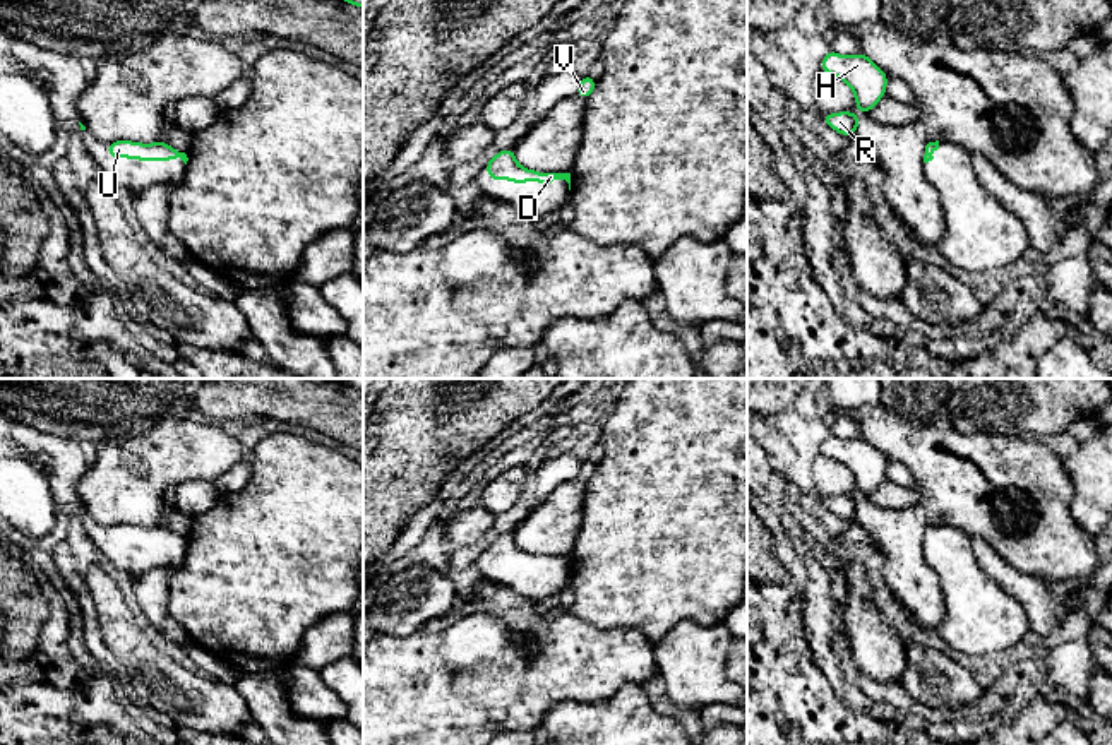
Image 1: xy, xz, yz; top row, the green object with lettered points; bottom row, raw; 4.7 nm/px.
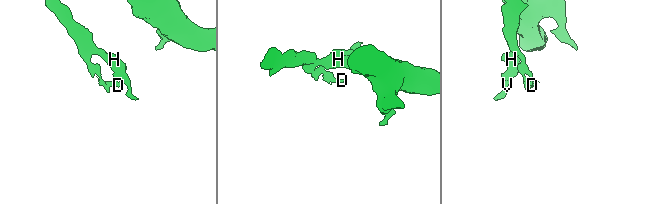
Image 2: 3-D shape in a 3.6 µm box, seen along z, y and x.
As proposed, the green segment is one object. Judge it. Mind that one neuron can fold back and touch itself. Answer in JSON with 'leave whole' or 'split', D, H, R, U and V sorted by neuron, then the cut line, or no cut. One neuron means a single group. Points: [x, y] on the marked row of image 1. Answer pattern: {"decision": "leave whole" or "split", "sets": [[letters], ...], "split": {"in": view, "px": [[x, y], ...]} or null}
{"decision": "leave whole", "sets": [["D", "H", "R", "U", "V"]], "split": null}

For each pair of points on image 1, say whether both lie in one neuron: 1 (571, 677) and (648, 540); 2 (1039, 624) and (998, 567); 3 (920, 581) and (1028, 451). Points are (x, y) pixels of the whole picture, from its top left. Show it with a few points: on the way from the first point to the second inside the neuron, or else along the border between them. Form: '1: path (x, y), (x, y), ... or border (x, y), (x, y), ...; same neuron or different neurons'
1: border (571, 612), (597, 627), (636, 629), (639, 632); different neurons
2: path (1039, 610), (1011, 581); same neuron
3: path (914, 523), (929, 507), (929, 446), (970, 451); same neuron

